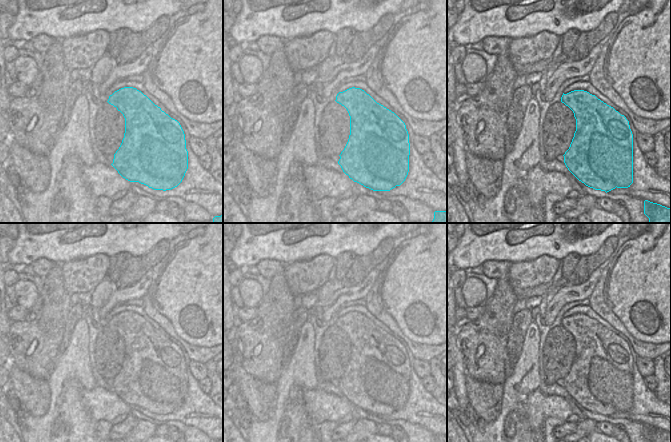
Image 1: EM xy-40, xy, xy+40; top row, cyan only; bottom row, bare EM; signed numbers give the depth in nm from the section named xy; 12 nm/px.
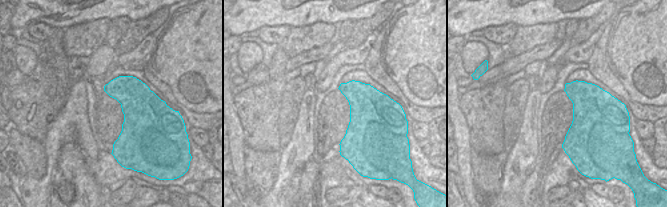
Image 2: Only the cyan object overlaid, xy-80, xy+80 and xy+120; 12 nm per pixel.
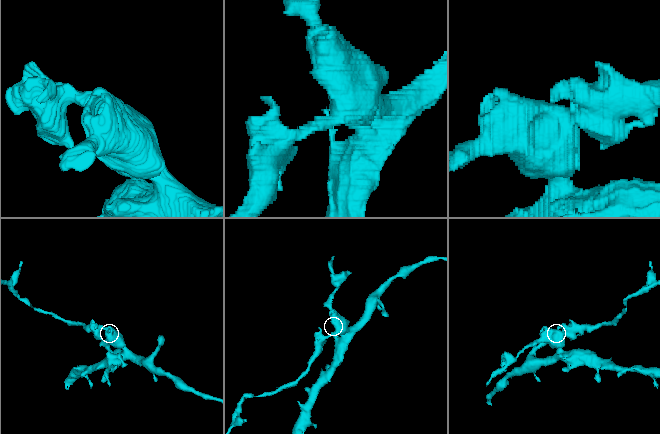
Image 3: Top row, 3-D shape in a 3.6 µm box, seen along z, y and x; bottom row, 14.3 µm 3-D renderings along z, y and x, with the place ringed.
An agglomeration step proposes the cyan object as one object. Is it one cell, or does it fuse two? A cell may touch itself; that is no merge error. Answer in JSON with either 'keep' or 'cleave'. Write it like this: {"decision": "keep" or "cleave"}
{"decision": "cleave"}

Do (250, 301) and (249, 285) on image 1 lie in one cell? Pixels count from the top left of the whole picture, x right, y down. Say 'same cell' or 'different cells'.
same cell

